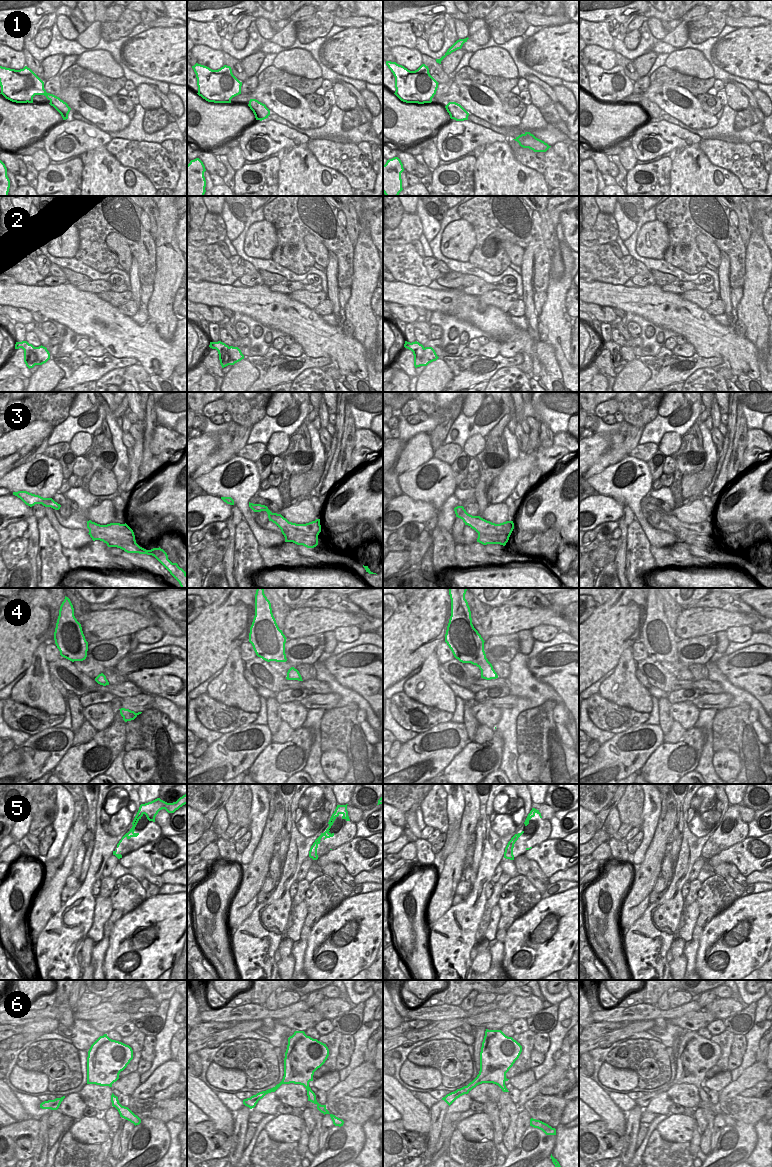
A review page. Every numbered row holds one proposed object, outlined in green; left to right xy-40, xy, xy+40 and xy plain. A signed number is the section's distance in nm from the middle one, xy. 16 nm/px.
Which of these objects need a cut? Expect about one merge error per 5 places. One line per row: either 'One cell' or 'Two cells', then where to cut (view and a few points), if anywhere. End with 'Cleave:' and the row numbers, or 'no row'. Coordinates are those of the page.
1: One cell. No split
2: Two cells. Split along xy (228, 347), (230, 357), (234, 361), (233, 364)
3: Two cells. Split along xy-40 (100, 539), (117, 539), (122, 545), (137, 545), (141, 548)
4: One cell. No split
5: One cell. No split
6: One cell. No split
Cleave: 2, 3.

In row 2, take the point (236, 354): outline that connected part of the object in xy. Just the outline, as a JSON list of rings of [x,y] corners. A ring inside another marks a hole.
[[[230,346],[229,353],[231,355],[231,359],[235,361],[233,365],[244,359],[244,355],[242,354],[241,350],[238,347]]]

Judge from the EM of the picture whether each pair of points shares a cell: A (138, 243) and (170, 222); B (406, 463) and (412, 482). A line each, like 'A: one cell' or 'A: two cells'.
A: two cells
B: two cells

